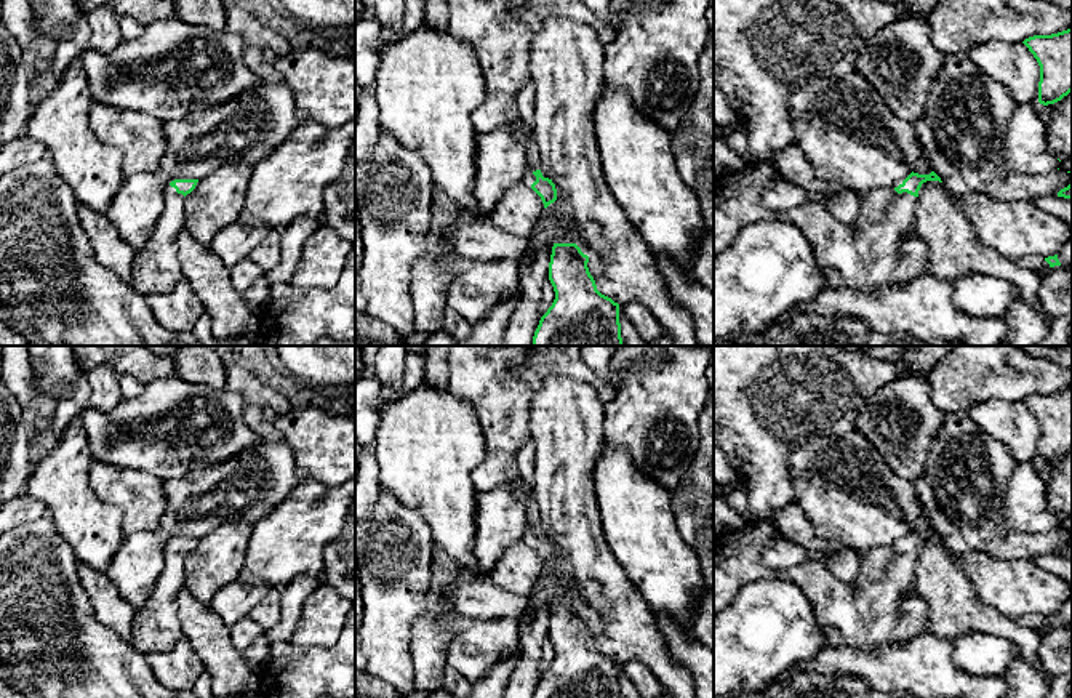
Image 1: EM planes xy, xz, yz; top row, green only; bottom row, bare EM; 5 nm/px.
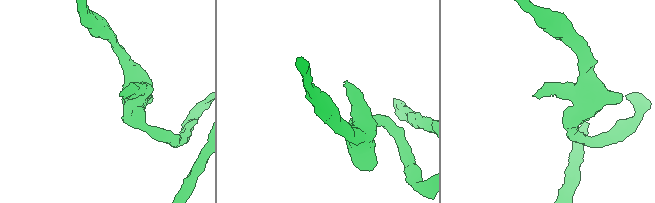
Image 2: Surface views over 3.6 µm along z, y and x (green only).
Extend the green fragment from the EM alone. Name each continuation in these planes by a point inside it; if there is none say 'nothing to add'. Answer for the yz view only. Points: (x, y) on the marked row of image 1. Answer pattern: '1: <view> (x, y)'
1: yz (879, 248)

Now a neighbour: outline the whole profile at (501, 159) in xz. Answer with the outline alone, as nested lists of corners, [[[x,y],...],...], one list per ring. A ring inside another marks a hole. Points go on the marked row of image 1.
[[[523,120],[515,130],[477,133],[475,183],[477,218],[488,218],[502,194],[523,181],[528,171],[526,142],[533,141],[534,128]]]

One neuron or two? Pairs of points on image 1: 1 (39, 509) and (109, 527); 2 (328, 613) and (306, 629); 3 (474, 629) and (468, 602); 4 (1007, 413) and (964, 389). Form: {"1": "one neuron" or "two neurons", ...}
{"1": "two neurons", "2": "one neuron", "3": "two neurons", "4": "two neurons"}

